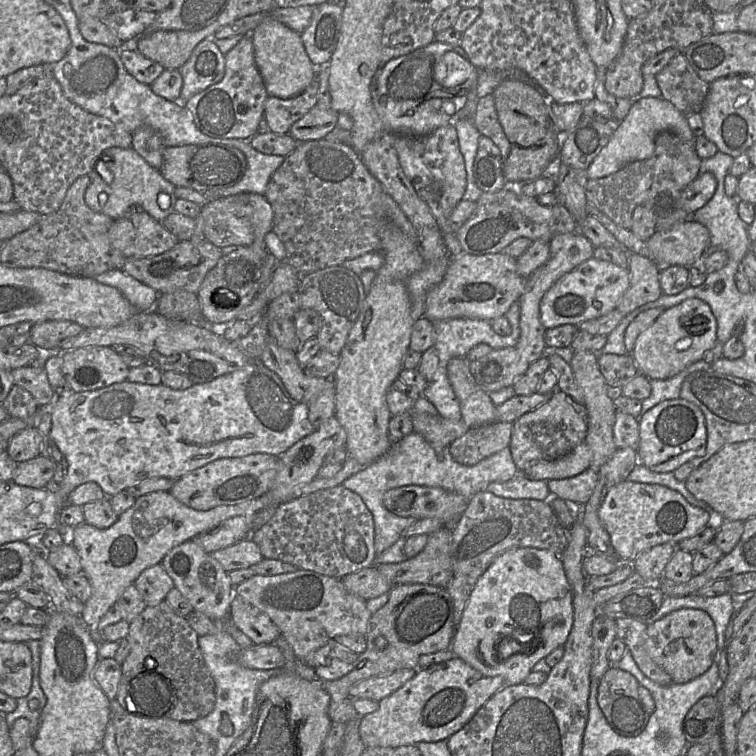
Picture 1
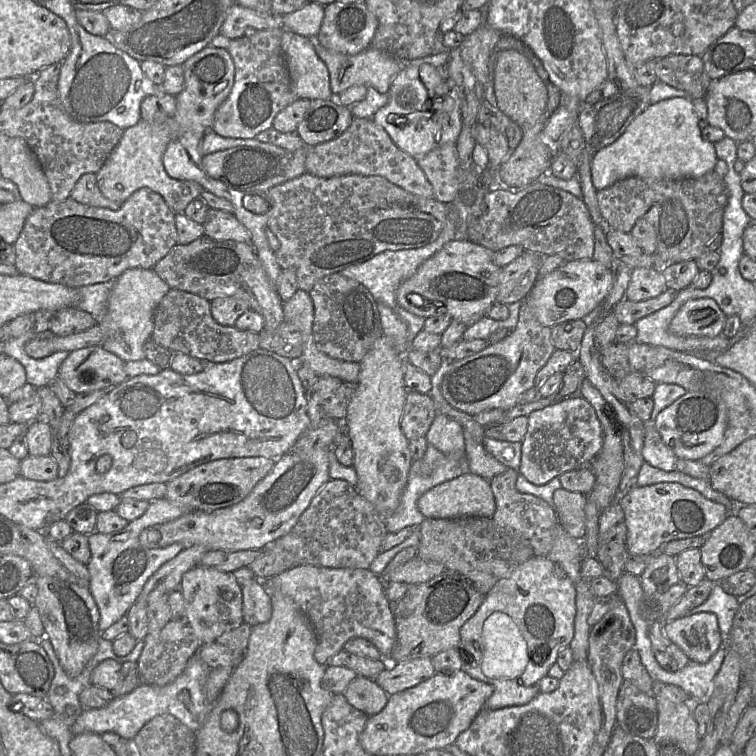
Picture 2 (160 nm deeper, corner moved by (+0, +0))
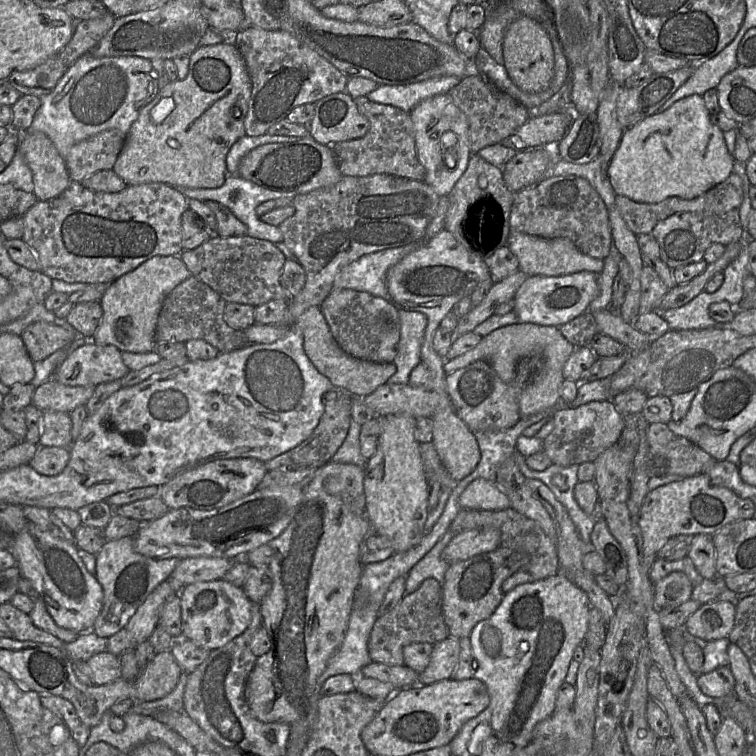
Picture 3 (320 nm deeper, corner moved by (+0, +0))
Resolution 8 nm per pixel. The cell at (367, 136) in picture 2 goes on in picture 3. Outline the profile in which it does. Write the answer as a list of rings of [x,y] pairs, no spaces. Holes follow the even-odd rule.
[[[367,96],[356,97],[354,101],[361,114],[368,119],[369,130],[361,138],[331,145],[341,174],[369,176],[384,173],[424,181],[426,171],[417,156],[414,128],[409,112],[391,105],[373,102]]]

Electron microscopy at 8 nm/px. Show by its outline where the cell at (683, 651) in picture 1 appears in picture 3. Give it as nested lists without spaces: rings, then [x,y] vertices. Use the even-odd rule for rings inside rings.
[[[724,600],[703,604],[682,629],[705,642],[729,637],[735,622],[736,605]]]

